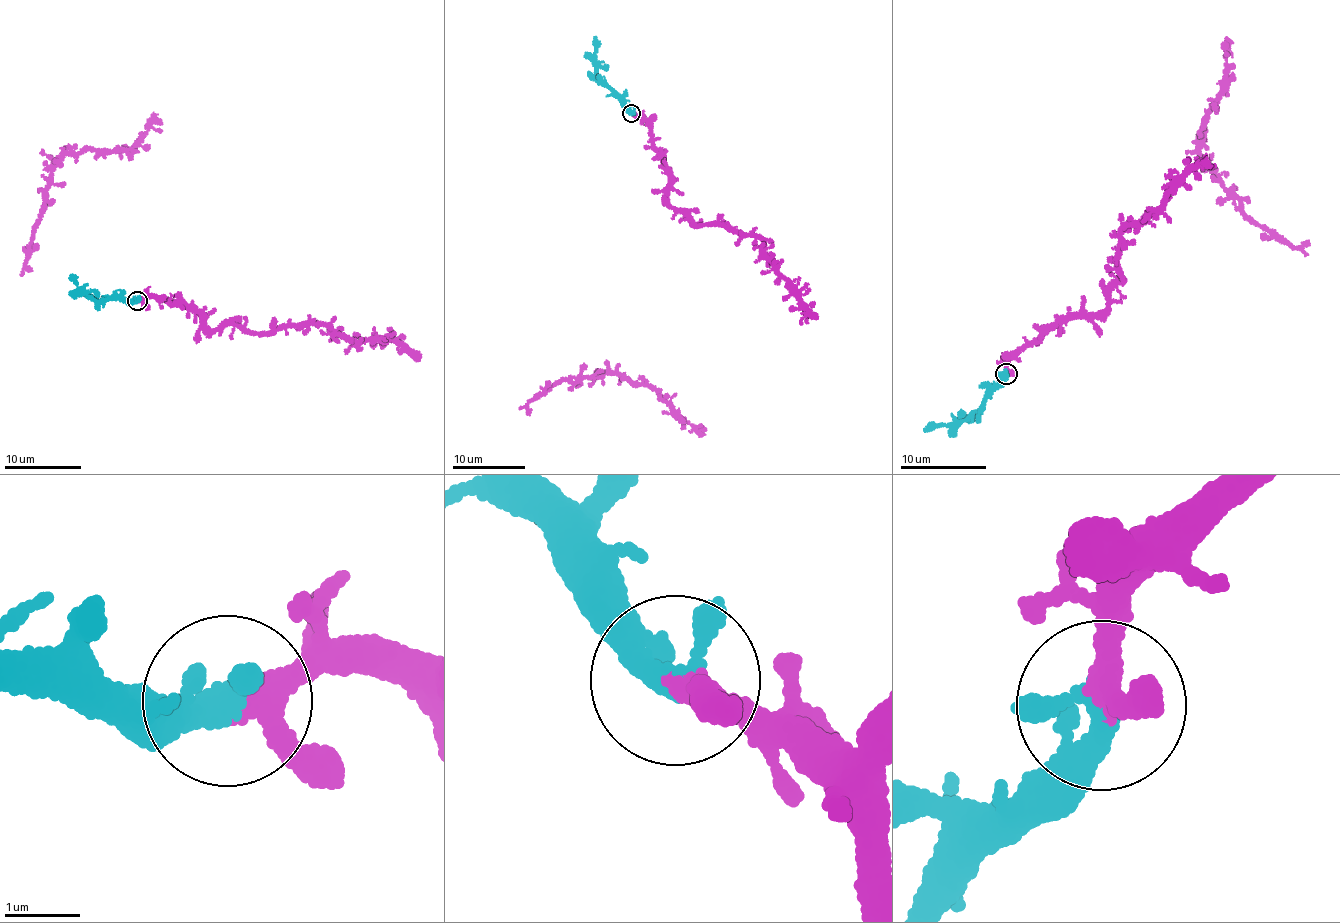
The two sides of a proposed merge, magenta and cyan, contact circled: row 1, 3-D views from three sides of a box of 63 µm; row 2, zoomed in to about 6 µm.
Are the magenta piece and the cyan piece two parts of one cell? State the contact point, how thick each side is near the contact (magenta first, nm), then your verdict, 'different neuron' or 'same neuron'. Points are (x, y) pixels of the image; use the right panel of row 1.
place (1006, 373); calibres 280 and 320 nm; same neuron

